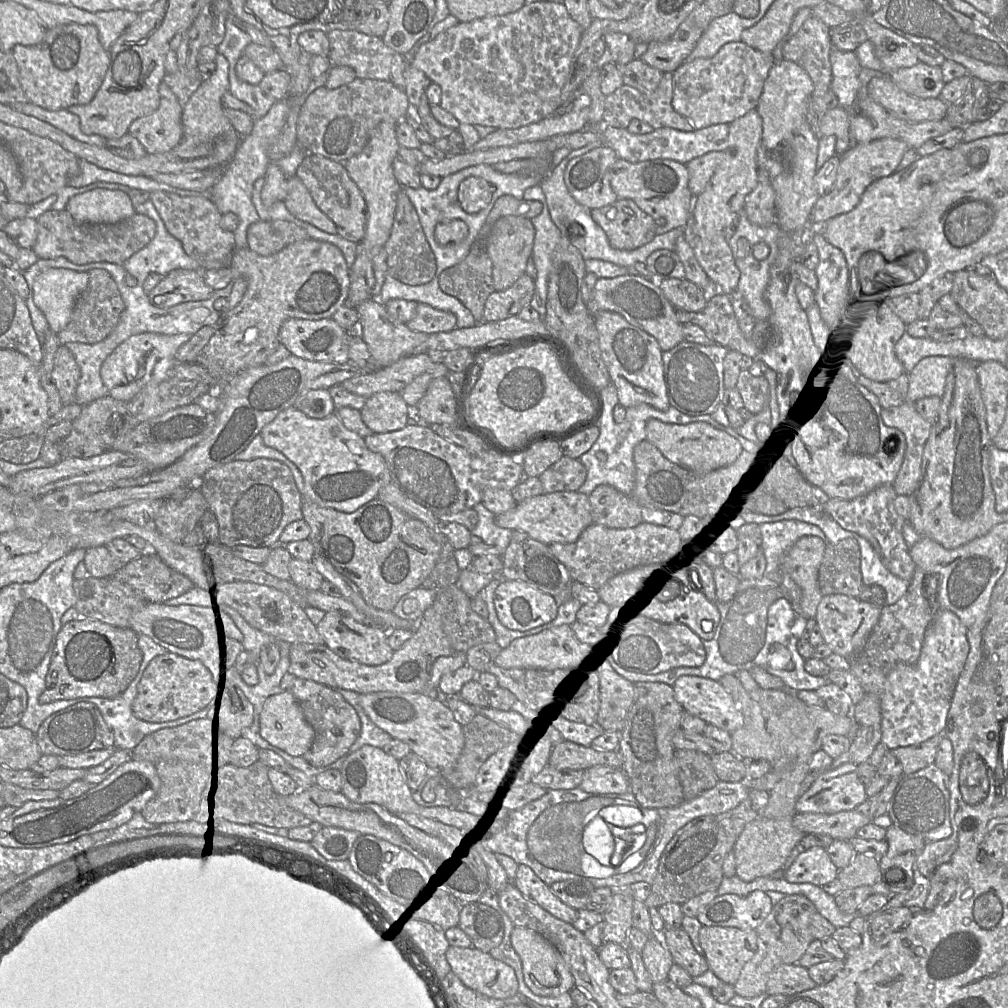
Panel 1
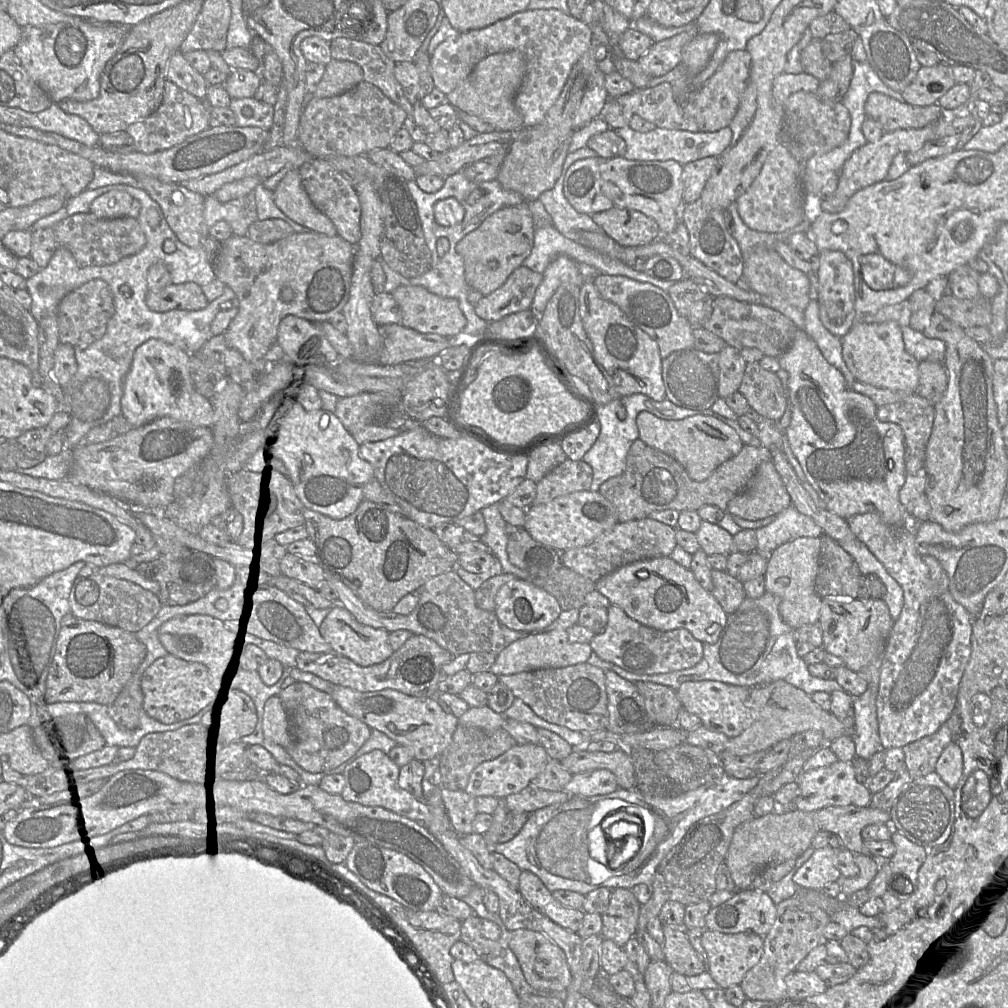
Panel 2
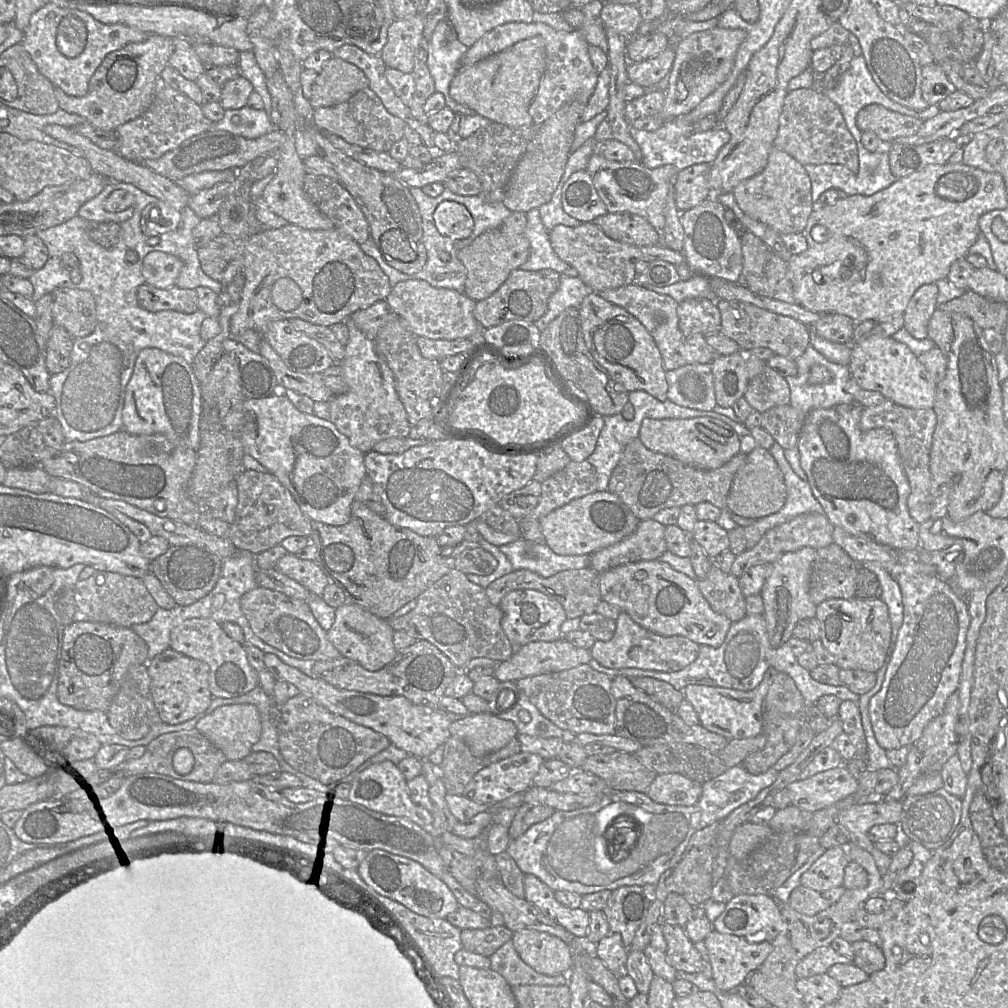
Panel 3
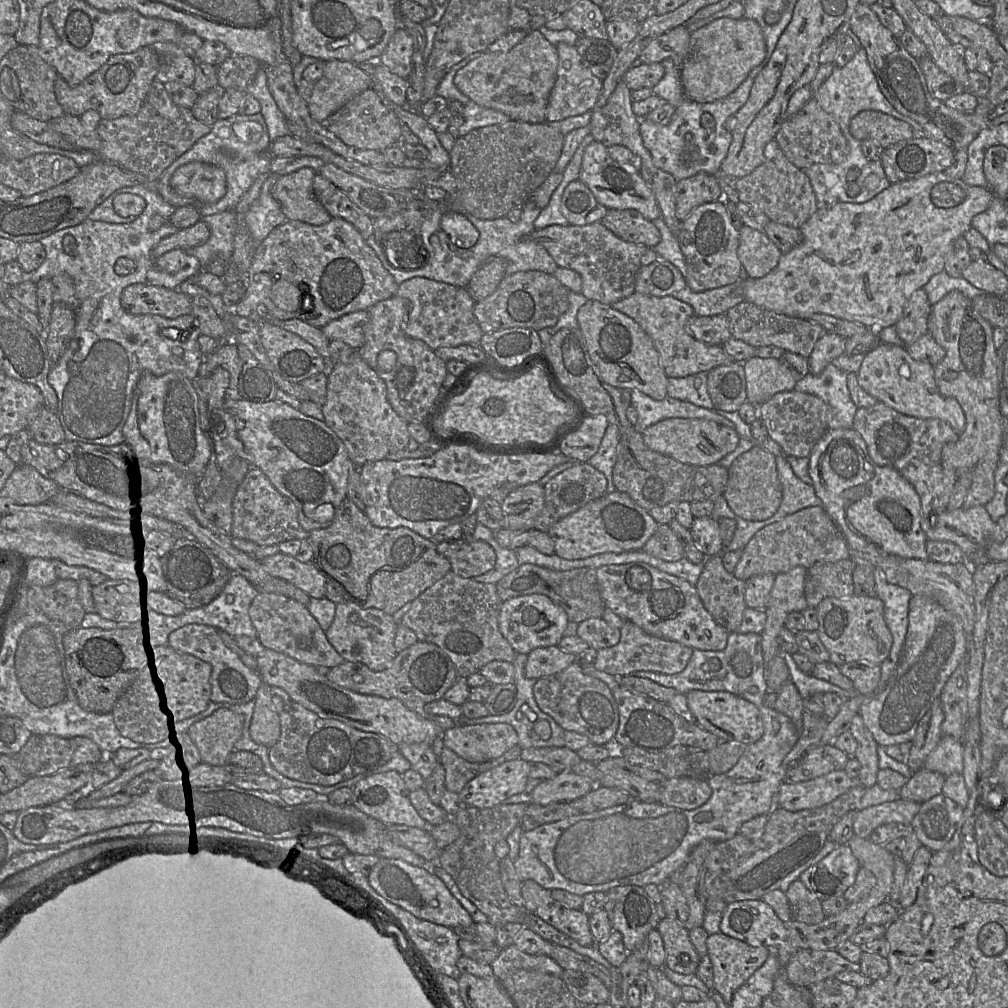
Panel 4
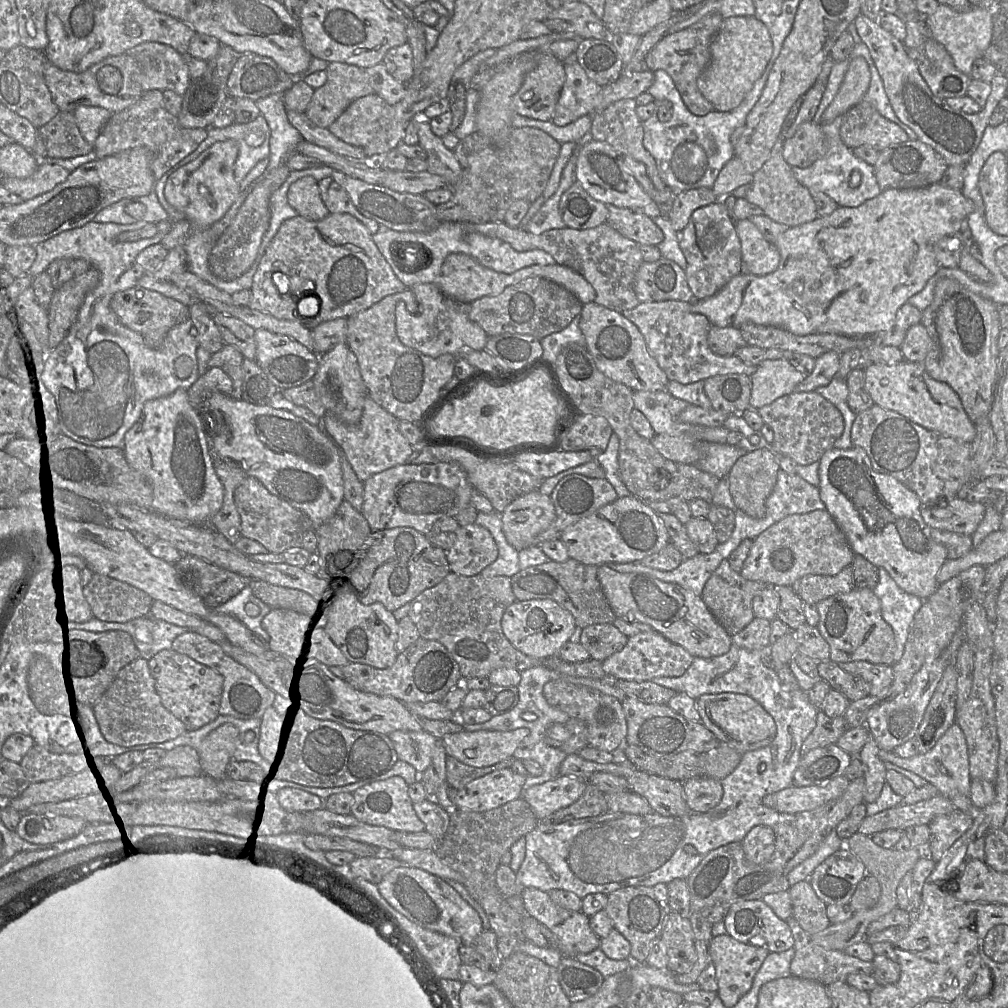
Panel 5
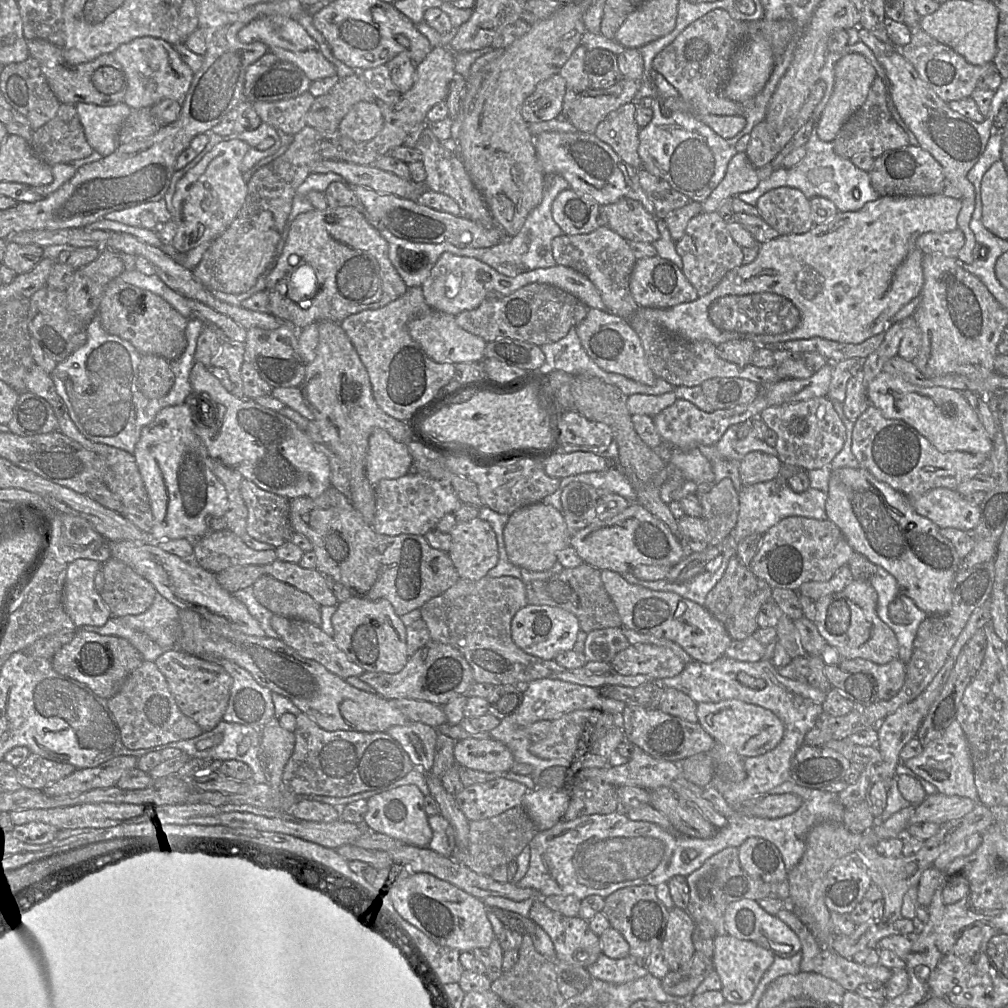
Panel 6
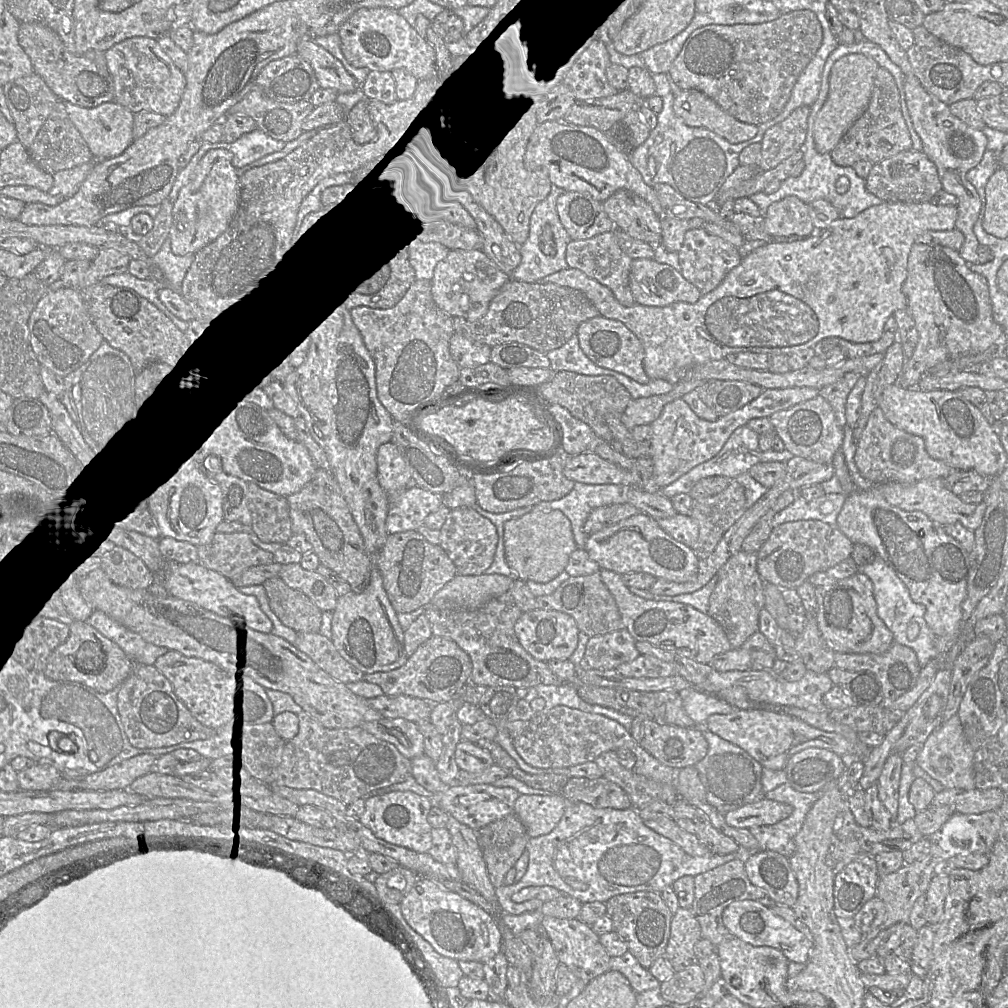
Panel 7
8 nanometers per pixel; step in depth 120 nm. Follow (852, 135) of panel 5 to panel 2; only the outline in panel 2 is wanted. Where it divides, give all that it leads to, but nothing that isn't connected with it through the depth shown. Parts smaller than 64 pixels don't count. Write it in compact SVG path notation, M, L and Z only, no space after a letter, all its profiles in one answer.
M879 92L870 93L865 103L866 117L878 122L884 132L920 129L936 122L943 113L938 103L913 106Z

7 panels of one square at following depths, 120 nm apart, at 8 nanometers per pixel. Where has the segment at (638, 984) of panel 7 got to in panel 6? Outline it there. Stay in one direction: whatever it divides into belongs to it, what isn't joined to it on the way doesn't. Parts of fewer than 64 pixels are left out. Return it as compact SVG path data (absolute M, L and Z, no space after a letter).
M603 953L587 969L593 978L615 984L630 982L649 973L646 966L630 955L622 959L612 959Z

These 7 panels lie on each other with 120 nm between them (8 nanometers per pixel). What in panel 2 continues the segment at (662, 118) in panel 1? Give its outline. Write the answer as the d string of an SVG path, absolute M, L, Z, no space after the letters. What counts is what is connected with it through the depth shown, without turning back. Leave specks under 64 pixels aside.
M669 82L660 83L651 88L635 89L630 93L609 98L599 118L603 118L609 128L617 130L629 126L634 115L653 123L658 128L699 132L696 122L684 114L681 103L675 99Z

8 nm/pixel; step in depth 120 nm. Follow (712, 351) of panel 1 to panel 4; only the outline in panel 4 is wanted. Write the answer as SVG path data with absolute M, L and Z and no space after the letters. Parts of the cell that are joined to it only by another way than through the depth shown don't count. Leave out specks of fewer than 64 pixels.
M708 372L685 377L668 377L667 396L690 402L696 406L714 409L707 389Z

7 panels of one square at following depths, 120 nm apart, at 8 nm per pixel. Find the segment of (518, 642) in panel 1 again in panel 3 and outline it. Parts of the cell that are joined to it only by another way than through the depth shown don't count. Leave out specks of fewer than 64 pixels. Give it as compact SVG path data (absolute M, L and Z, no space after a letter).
M561 637L556 641L535 641L521 646L517 652L498 664L494 676L499 682L516 682L522 678L561 672L587 664L591 650L579 648Z

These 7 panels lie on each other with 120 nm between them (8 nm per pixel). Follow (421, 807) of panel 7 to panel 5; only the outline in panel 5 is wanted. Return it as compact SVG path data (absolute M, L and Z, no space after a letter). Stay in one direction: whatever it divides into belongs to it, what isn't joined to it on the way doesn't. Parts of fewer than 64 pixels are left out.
M399 776L367 784L353 793L355 803L351 814L359 821L388 828L394 832L419 833L426 831L424 823L415 813L409 796L409 785Z

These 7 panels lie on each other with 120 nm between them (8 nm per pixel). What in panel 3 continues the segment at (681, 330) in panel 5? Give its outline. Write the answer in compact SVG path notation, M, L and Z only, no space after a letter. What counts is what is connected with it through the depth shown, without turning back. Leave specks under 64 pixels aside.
M637 283L608 289L599 293L608 302L620 306L637 318L647 329L657 345L666 371L690 364L712 363L716 355L702 334L686 335L679 328L678 305L672 297L659 294Z

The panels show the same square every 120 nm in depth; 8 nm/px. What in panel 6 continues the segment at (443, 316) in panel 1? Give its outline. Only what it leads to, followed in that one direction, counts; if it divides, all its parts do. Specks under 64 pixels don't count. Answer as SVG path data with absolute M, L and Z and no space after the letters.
M430 308L428 314L423 318L409 321L407 330L427 356L436 362L450 362L453 364L481 362L485 358L487 342L459 327L455 318L454 315Z

